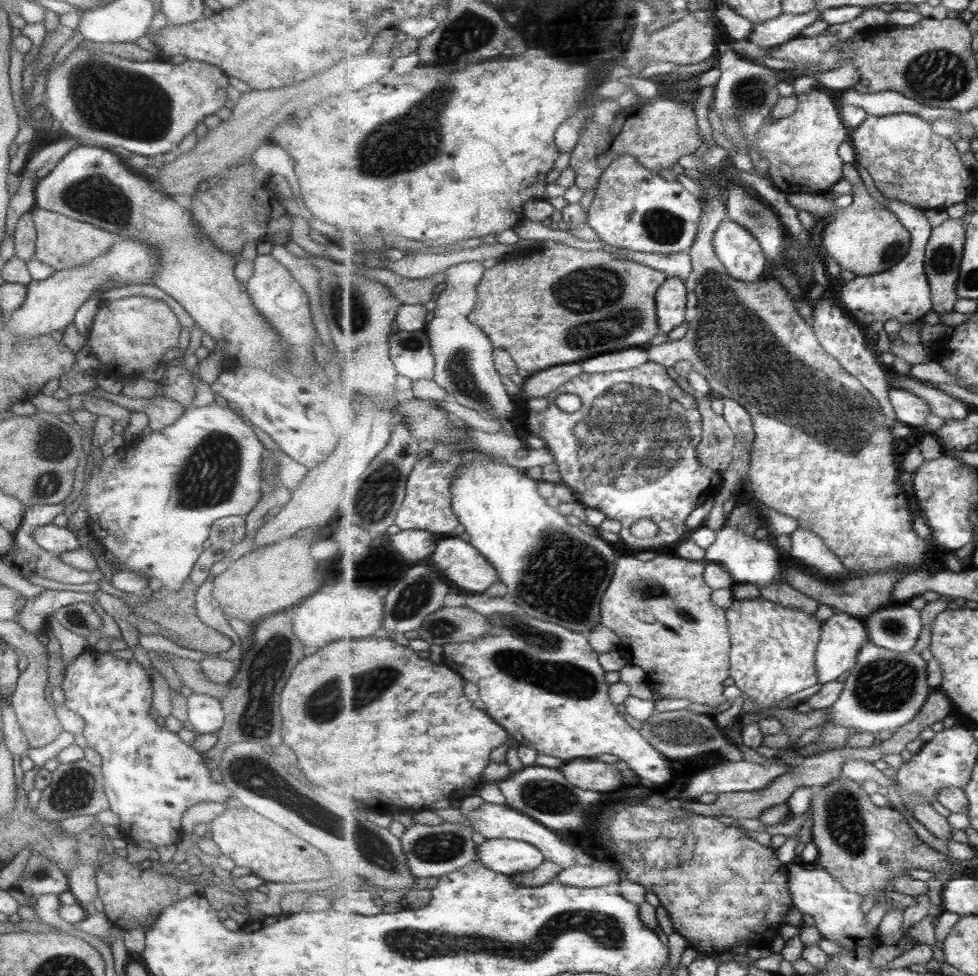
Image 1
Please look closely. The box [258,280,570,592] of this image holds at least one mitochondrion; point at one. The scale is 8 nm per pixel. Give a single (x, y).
(380, 488)

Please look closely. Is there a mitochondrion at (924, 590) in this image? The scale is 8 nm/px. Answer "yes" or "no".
no

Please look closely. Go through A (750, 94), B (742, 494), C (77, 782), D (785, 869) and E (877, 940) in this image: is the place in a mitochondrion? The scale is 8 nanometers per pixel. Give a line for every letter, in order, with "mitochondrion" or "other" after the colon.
A: mitochondrion
B: other
C: mitochondrion
D: other
E: other

